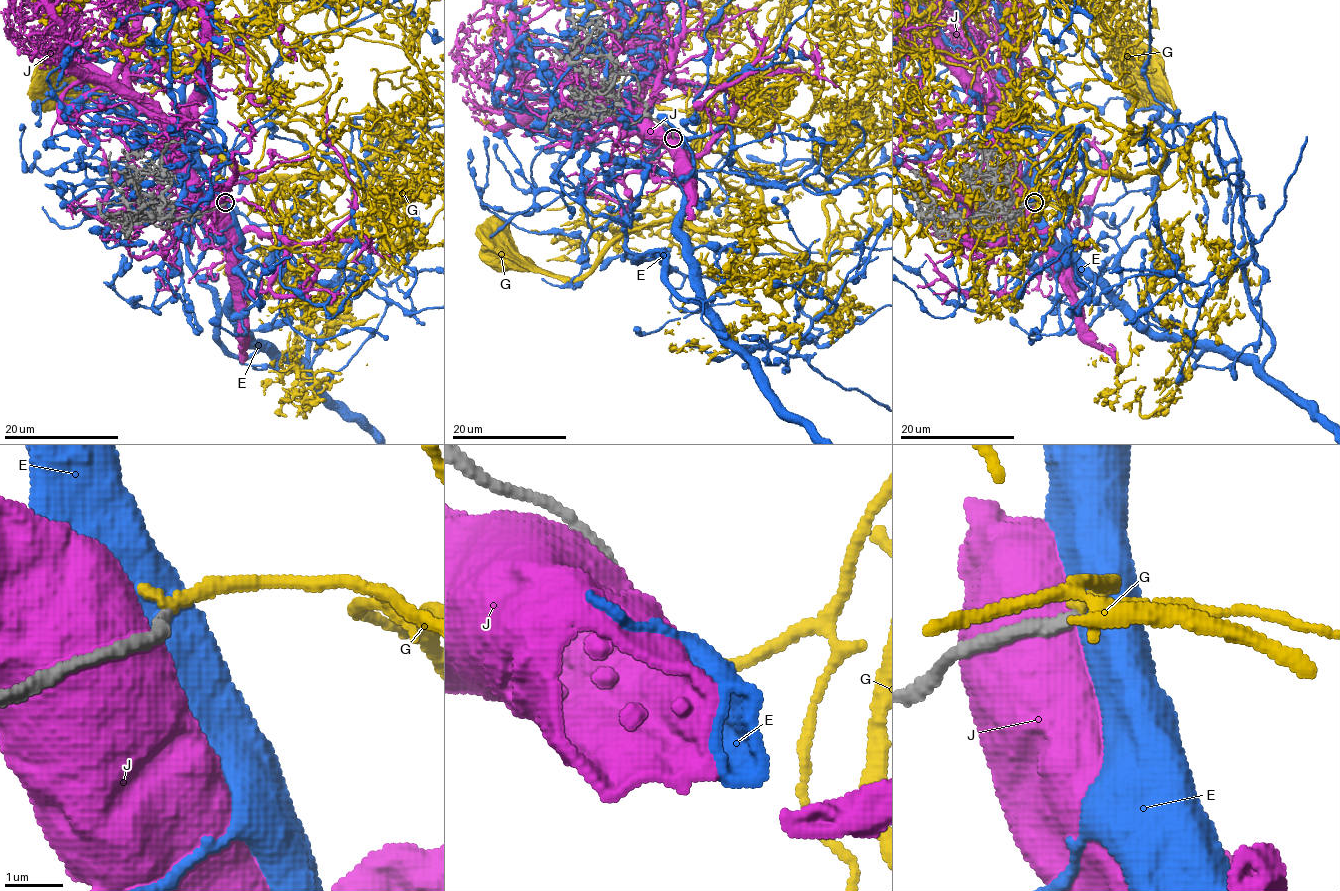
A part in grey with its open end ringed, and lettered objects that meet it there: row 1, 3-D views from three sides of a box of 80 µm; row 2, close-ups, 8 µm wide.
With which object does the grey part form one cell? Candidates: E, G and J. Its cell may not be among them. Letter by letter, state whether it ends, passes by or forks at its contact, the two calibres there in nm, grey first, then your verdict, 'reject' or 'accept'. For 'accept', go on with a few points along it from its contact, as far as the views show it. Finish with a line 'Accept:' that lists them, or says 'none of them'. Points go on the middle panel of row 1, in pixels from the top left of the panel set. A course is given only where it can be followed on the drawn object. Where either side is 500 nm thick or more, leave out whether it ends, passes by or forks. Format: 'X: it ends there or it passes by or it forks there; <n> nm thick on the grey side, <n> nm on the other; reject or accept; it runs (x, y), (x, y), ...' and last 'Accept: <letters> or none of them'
E: 240 nm thick on the grey side, 650 nm on the other; reject
G: it ends there; 240 nm thick on the grey side, 200 nm on the other; accept
J: 320 nm thick on the grey side, 850 nm on the other; reject
Accept: G

